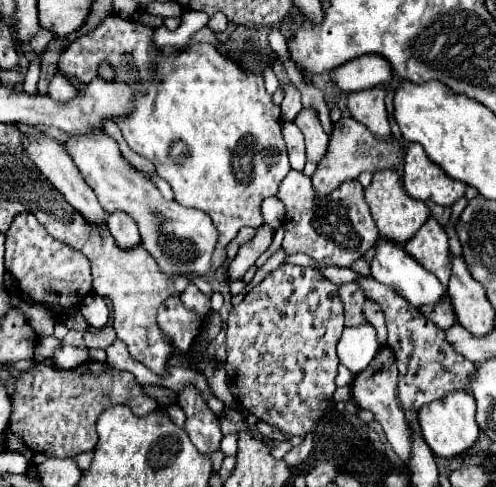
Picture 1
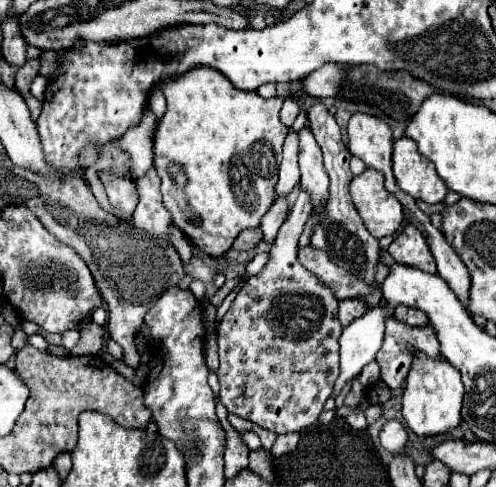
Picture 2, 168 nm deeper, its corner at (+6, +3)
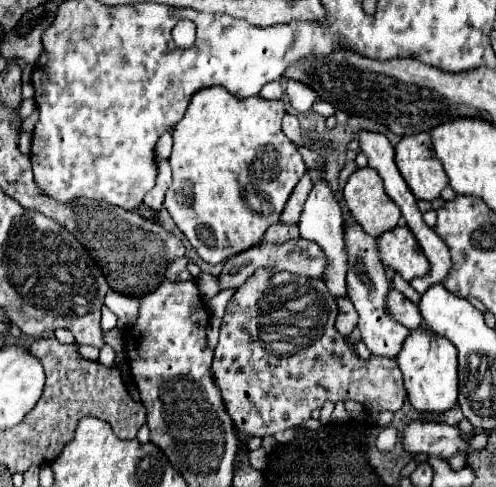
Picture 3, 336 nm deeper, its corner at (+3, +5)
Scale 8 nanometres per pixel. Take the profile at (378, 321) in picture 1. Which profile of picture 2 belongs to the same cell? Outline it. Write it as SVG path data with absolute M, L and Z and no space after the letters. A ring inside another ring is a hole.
M340 300L340 322L346 326L346 322L352 322L354 318L360 318L366 314L366 302L364 300Z

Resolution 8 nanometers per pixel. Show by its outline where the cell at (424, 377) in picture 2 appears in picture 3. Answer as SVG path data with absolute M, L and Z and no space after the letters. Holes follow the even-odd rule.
M415 328L397 354L409 402L419 412L445 412L457 404L457 348L429 328Z

